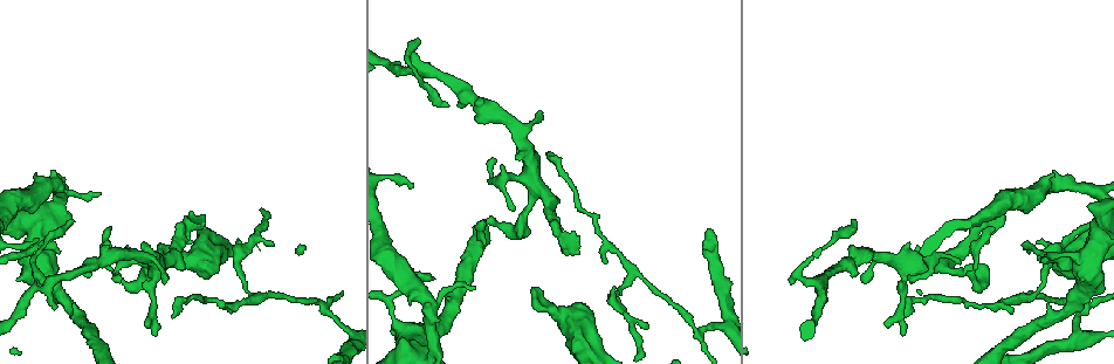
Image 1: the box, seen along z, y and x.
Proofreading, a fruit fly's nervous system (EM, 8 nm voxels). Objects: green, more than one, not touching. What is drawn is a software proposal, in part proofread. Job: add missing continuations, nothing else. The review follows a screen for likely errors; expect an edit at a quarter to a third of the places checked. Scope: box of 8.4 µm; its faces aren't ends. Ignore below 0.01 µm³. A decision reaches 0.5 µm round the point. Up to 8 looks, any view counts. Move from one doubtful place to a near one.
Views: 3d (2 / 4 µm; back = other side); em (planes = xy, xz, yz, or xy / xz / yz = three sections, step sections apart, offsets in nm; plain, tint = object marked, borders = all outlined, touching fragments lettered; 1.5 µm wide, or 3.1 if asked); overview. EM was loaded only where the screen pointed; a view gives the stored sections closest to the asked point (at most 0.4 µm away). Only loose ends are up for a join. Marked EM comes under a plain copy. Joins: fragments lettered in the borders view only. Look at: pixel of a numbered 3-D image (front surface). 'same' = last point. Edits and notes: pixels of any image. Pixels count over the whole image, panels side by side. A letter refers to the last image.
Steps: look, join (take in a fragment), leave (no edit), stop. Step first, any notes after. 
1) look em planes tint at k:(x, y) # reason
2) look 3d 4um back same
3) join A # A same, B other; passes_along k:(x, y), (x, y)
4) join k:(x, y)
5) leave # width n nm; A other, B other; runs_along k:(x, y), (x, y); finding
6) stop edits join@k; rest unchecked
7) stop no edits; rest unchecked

look 3d 2um back at 1:(540, 110) # free end

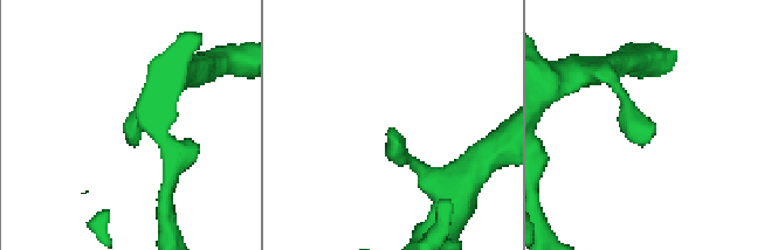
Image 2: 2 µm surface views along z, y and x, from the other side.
look em planes borders at 2:(123, 132) # now the EM

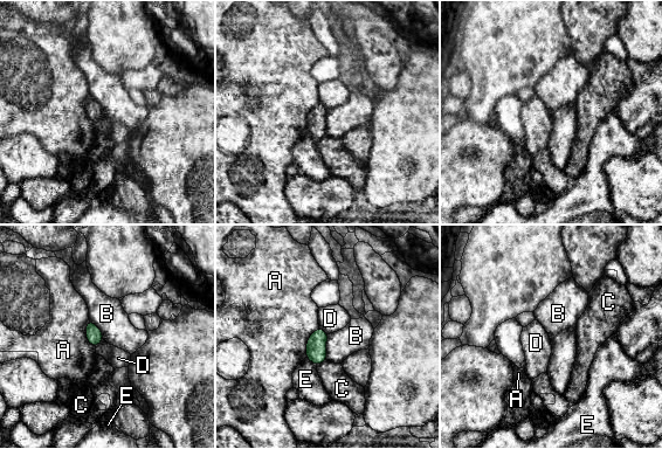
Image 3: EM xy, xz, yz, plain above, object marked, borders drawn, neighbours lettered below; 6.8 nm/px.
leave # longest_contact A 220 nm; A other, B other, C other, D other, E other; none of them fits

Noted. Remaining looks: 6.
look em yz step 4 borders at 1:(55, 305) # branch stops here

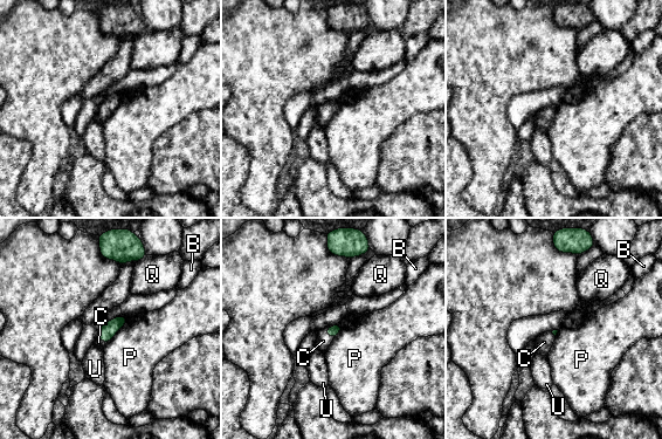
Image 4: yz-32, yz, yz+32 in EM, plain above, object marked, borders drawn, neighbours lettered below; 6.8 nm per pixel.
join C # longest_contact P 200 nm; B other, C same, P other, Q other, U other; passes_along 4:(332, 331), (328, 335), (323, 341); it goes on there

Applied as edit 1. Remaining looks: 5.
look 3d 2um at 1:(161, 250) # branch stops here

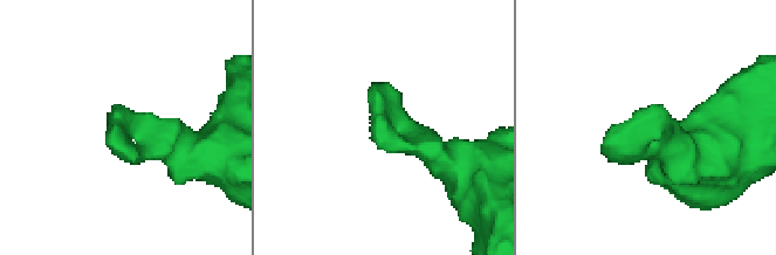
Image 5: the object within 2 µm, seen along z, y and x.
look em xz step 8 borders at 5:(609, 129) # need the tissue

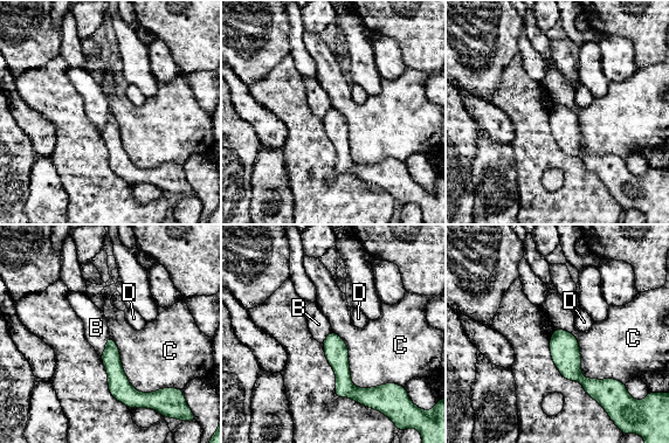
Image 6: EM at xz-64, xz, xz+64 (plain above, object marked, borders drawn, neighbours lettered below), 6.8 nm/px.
look em planes borders same # cut it another way

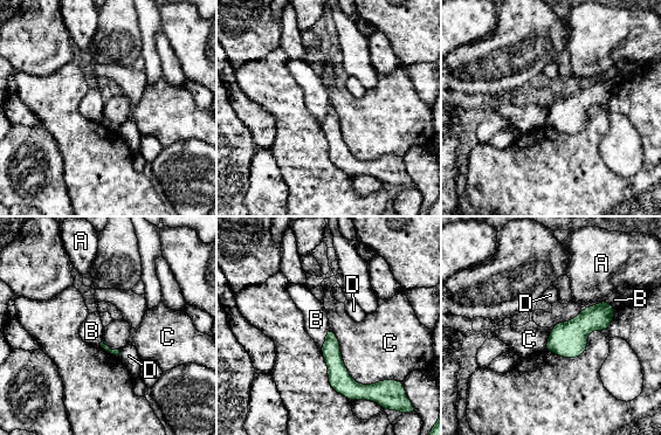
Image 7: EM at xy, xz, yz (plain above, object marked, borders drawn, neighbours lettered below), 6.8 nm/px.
leave # longest_contact C 550 nm; A other, B other, C other, D other; border 7:(329, 328), (325, 342), (321, 349); none of them fits

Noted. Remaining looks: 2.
stop edits join@4; rest unchecked

